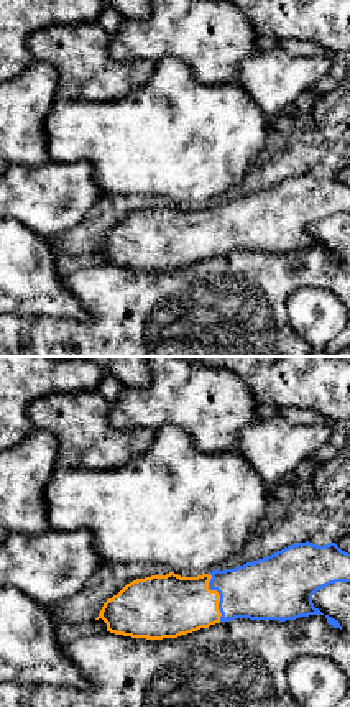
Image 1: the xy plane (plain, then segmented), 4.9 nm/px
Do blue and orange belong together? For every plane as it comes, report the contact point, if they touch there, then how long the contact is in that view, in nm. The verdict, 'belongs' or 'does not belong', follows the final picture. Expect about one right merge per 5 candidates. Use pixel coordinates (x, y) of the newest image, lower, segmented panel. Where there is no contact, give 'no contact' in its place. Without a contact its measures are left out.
(219, 594) | 240 nm

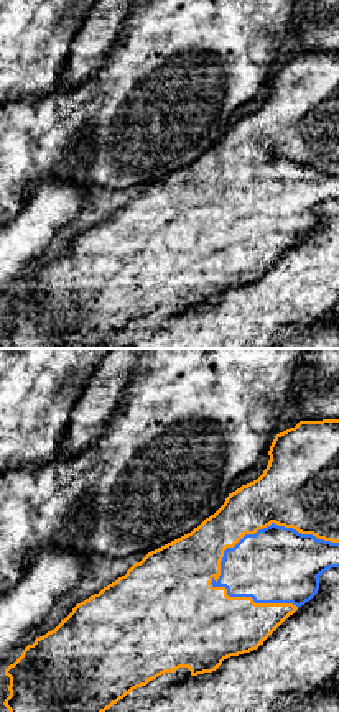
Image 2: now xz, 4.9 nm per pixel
(264, 528) | 650 nm

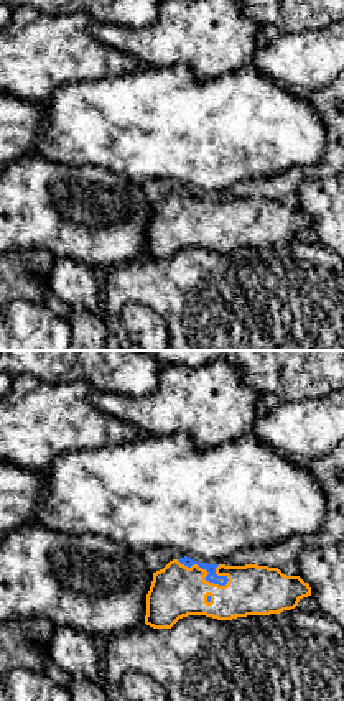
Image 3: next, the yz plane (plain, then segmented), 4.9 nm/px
(208, 571) | 280 nm

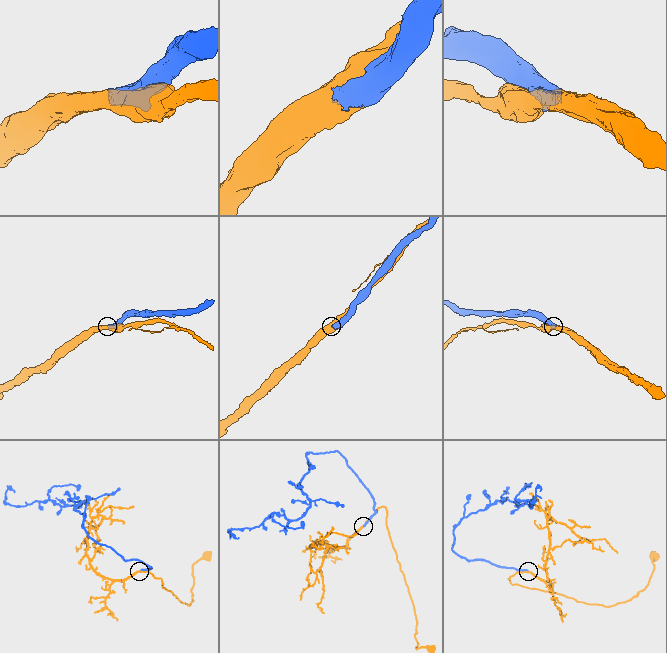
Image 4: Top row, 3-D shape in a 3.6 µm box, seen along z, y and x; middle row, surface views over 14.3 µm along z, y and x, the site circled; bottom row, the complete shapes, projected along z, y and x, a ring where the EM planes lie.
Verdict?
belongs

